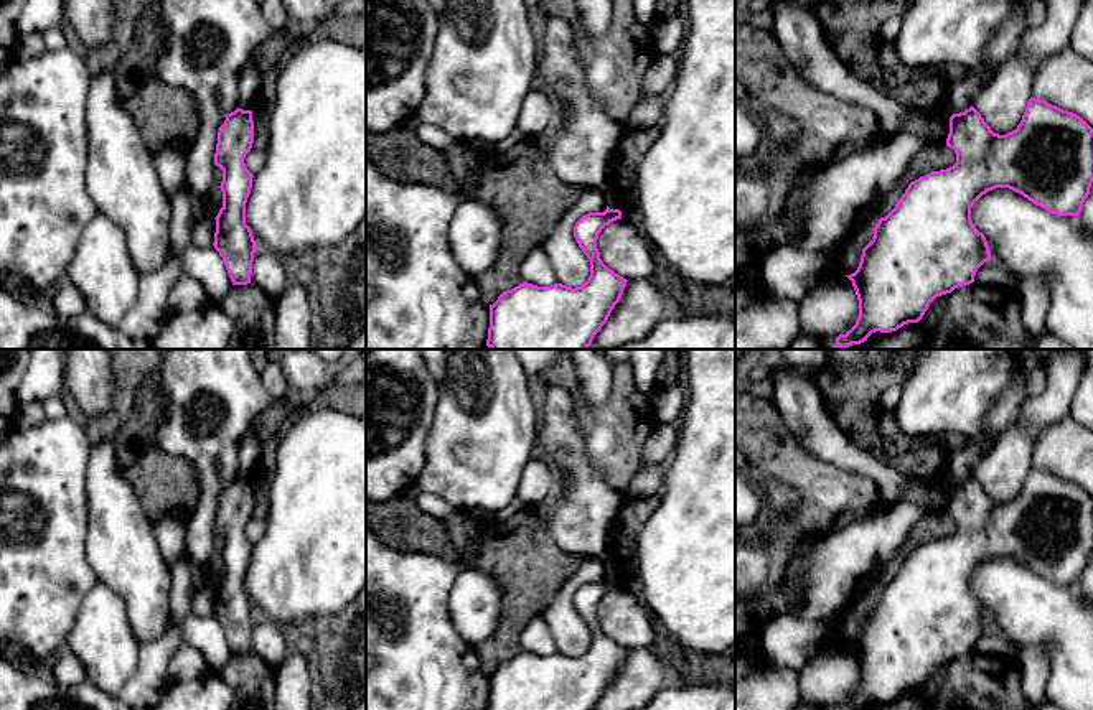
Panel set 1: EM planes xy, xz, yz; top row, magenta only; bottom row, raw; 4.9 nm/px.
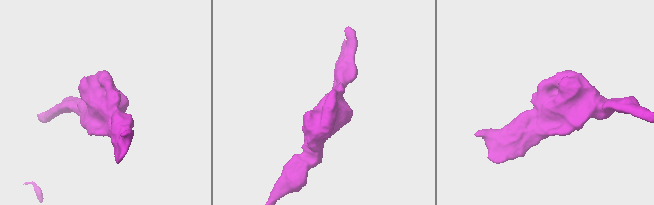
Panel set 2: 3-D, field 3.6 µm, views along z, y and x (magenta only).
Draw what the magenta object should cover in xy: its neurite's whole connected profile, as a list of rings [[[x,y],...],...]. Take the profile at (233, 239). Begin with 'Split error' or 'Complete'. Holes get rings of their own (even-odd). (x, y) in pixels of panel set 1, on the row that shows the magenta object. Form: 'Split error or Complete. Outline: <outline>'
Complete. Outline: [[[236,109],[226,115],[218,132],[214,165],[223,170],[223,208],[216,219],[214,249],[224,260],[232,285],[251,283],[257,250],[251,227],[246,224],[246,203],[254,175],[244,158],[254,143],[252,110]]]

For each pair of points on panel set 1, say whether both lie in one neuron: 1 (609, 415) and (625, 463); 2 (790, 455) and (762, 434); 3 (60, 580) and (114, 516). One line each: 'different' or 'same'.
1: same
2: same
3: different

